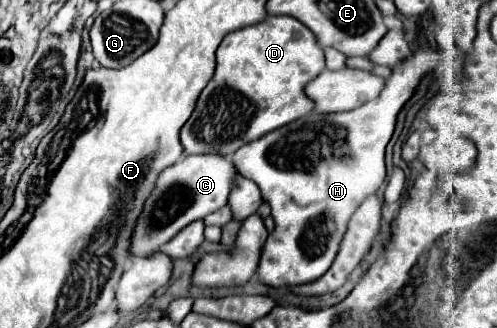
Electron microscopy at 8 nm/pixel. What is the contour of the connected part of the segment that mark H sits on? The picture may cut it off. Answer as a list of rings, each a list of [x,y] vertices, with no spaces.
[[[423,43],[401,67],[393,69],[383,91],[373,101],[345,113],[311,111],[251,141],[251,145],[243,145],[243,149],[231,157],[237,171],[243,175],[237,175],[229,195],[235,219],[253,215],[263,201],[271,205],[271,217],[275,219],[275,231],[261,251],[257,269],[259,283],[271,287],[303,285],[319,279],[331,267],[345,235],[347,221],[361,201],[375,193],[385,181],[385,147],[393,135],[397,113],[413,95],[419,79],[427,71],[433,71],[437,61],[437,47]]]

